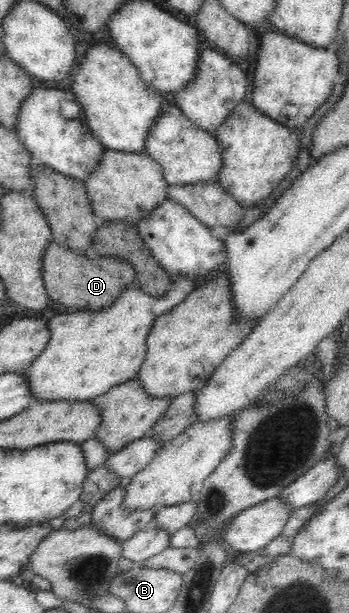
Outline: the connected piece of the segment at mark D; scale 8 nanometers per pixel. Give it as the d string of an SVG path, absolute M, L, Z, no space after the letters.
M51 242L49 247L45 249L43 255L43 280L45 280L45 288L50 300L65 305L67 311L99 313L103 309L107 309L119 296L123 293L123 289L127 287L137 286L137 271L127 262L119 257L96 257L95 255L86 256L73 252L58 243Z

